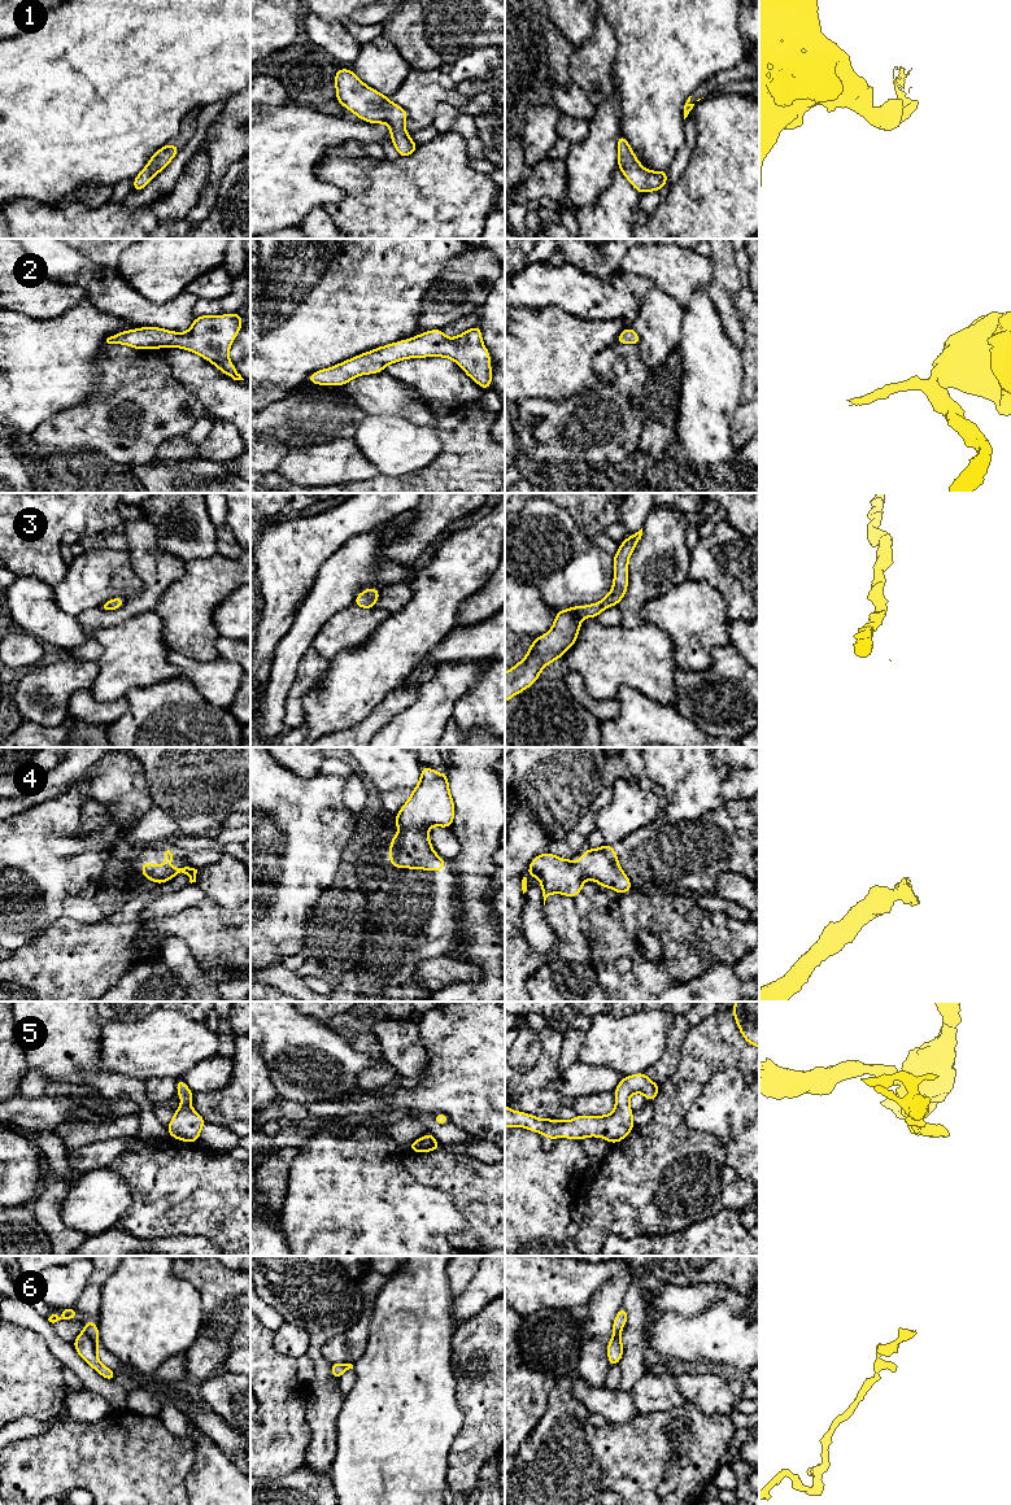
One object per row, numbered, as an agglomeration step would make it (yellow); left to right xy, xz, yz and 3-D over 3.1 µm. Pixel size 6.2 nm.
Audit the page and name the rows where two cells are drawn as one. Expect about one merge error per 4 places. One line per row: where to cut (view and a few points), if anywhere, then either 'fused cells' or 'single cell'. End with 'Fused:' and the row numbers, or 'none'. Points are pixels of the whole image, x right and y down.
1: cut none; single cell
2: cut none; single cell
3: cut none; single cell
4: cut none; single cell
5: cut none; single cell
6: cut xy (83, 1331), (95, 1340); fused cells
Fused: 6

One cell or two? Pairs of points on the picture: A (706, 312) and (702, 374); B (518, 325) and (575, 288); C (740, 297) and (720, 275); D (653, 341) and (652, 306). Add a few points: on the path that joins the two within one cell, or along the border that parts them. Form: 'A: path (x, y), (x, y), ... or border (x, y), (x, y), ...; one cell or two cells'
A: path (704, 327), (704, 358); one cell
B: border (518, 306), (528, 309), (560, 306), (575, 315); two cells
C: border (741, 287), (733, 293), (733, 304), (741, 322); two cells
D: path (653, 332), (653, 315); one cell

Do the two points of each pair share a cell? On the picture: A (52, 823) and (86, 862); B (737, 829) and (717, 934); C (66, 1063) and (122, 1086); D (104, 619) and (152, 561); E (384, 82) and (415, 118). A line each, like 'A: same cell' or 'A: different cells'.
A: same cell
B: different cells
C: same cell
D: same cell
E: different cells

